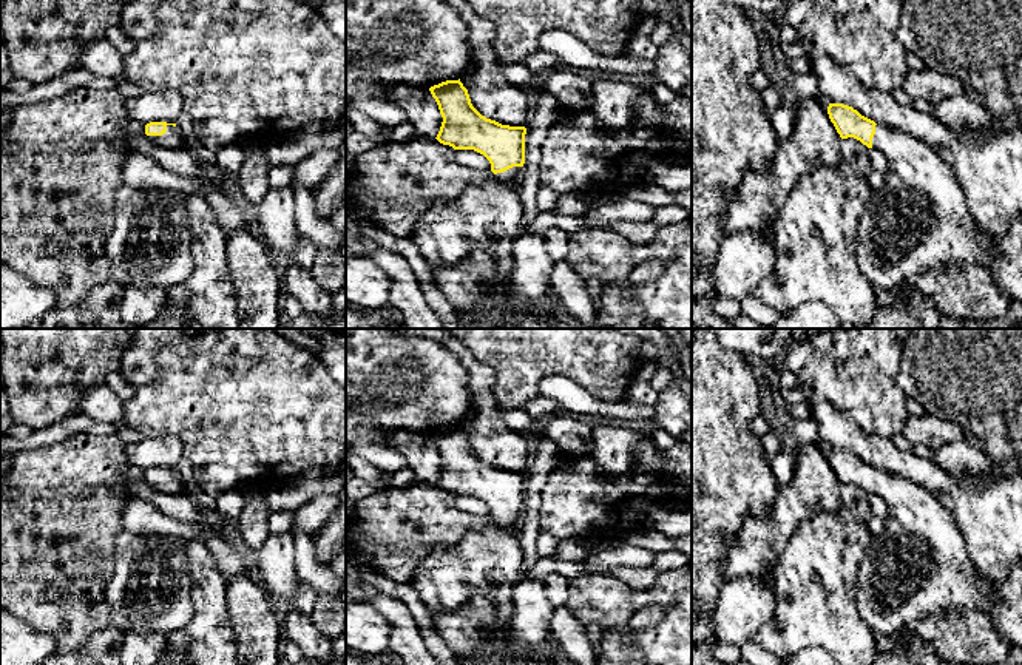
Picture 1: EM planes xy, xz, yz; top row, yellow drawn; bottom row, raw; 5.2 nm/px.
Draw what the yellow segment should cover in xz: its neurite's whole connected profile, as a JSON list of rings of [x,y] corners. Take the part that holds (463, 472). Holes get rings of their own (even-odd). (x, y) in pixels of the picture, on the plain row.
[[[460,424],[442,427],[429,437],[443,463],[435,484],[454,495],[474,495],[483,500],[499,526],[520,531],[526,474],[502,471],[482,461],[472,452]]]

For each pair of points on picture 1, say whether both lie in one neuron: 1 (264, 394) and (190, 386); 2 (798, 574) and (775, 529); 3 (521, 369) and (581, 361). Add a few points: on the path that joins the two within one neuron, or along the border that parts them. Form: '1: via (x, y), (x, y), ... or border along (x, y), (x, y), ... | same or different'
1: via (246, 394), (209, 391) | same
2: border along (806, 517), (768, 574) | different
3: via (536, 361), (565, 361) | same

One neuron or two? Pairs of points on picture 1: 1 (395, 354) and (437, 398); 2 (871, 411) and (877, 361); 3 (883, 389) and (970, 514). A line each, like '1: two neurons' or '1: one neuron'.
1: one neuron
2: one neuron
3: two neurons

